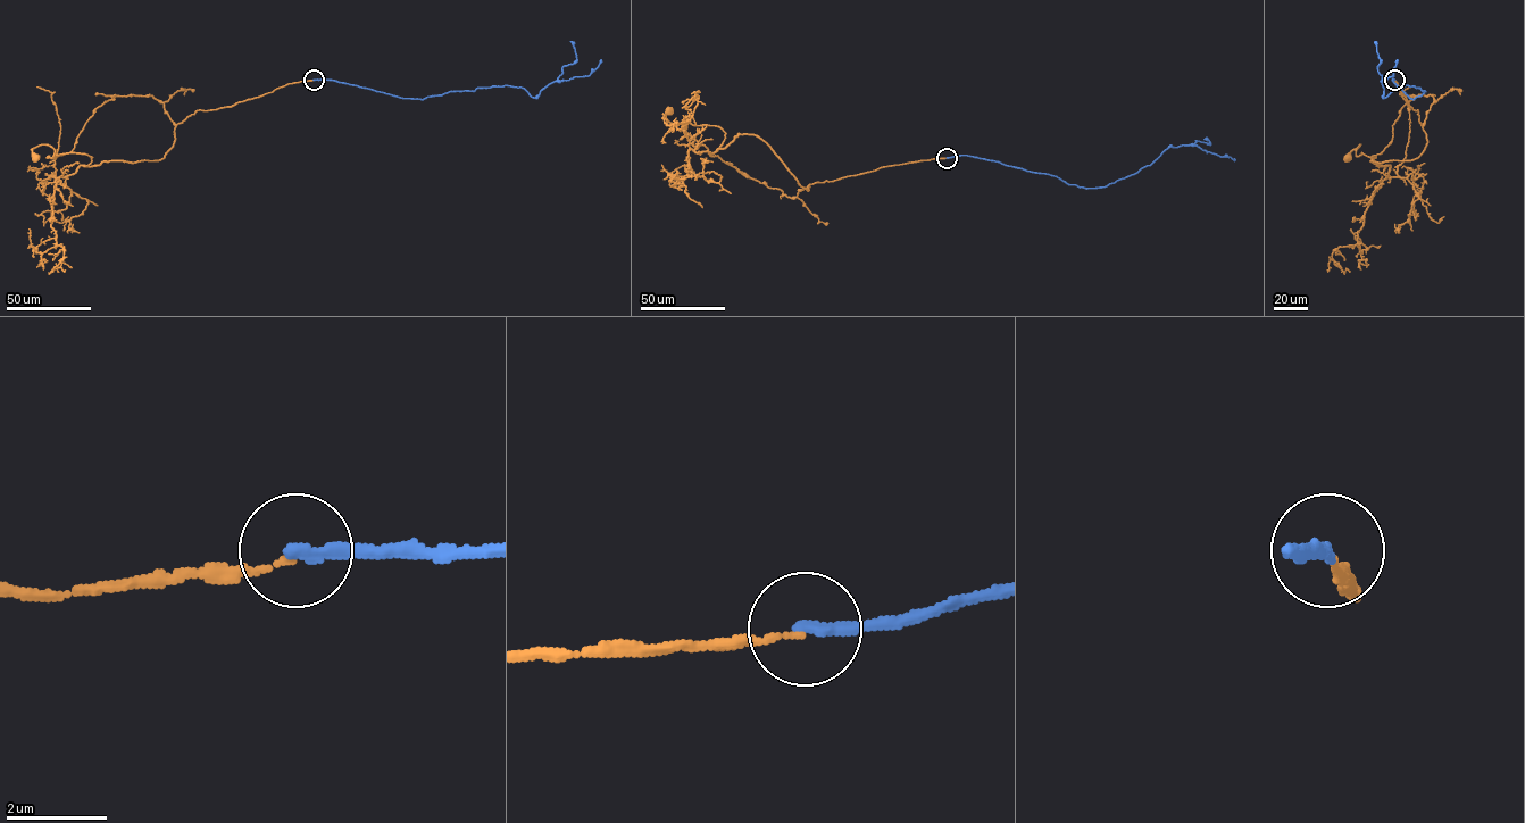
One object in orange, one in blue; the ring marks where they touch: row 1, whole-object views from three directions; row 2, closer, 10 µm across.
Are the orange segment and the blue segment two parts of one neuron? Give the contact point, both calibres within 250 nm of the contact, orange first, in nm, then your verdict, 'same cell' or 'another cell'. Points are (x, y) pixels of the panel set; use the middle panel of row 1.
(947, 158) | 100/260 nm | another cell

